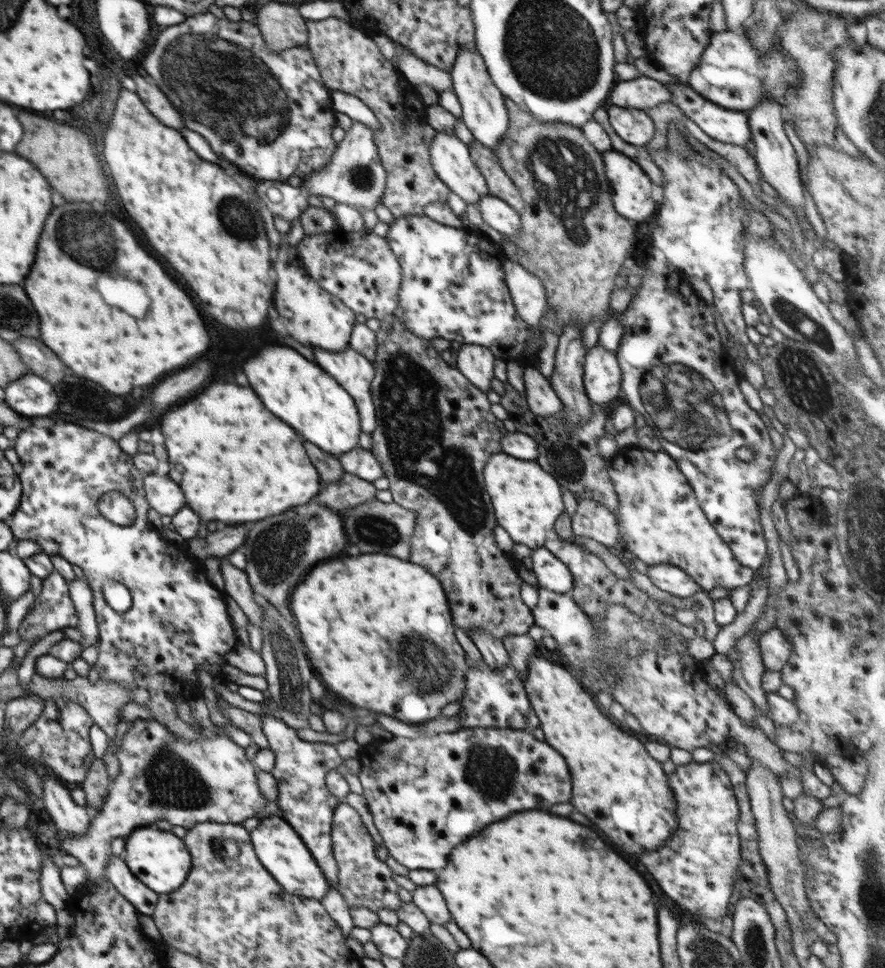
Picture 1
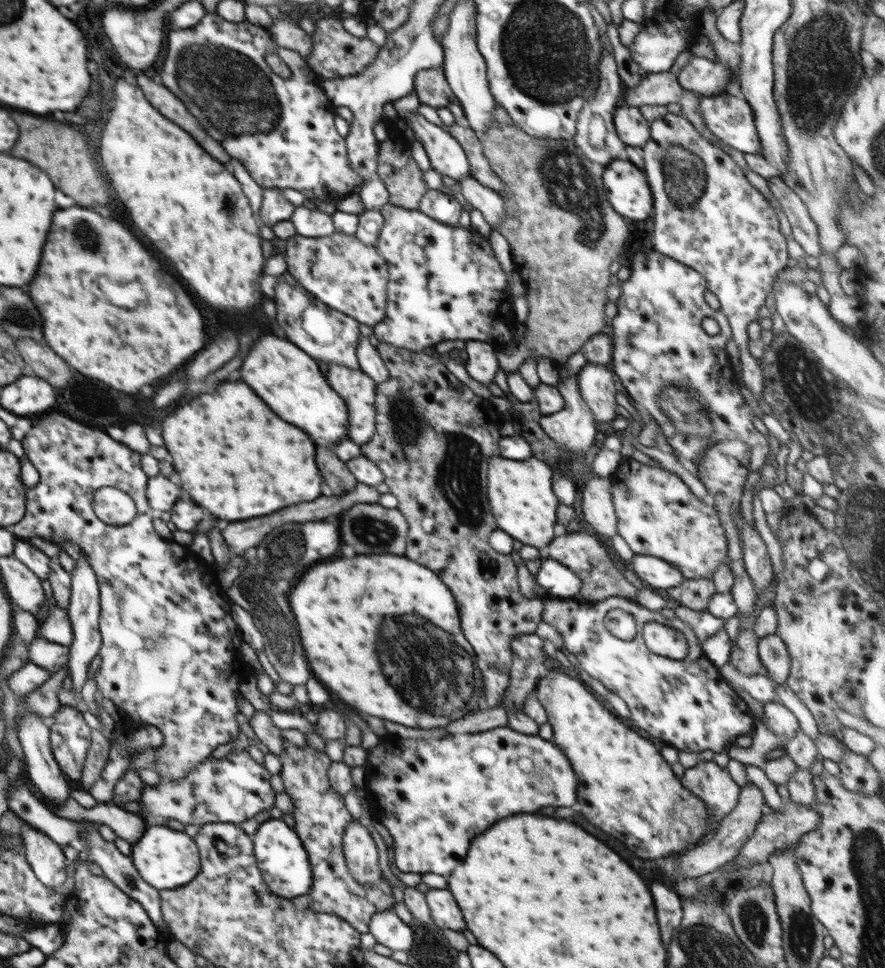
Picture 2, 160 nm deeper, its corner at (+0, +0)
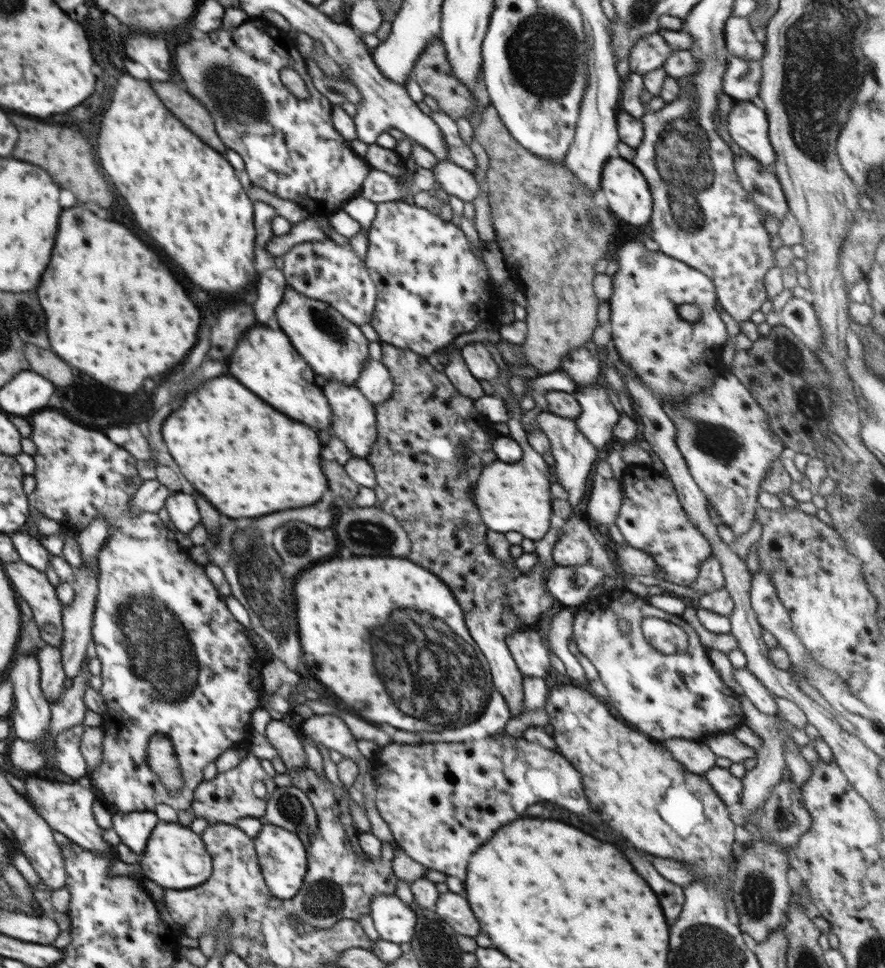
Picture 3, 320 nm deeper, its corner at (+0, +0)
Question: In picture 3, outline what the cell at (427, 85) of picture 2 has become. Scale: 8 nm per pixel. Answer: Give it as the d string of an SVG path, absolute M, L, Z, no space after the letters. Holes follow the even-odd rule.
M440 37L434 38L424 54L420 54L417 63L414 63L412 78L417 81L424 94L431 96L438 104L442 112L454 121L458 119L468 119L472 117L472 112L477 106L476 97L461 80L453 75L451 64L448 62L448 56L444 50L444 44Z

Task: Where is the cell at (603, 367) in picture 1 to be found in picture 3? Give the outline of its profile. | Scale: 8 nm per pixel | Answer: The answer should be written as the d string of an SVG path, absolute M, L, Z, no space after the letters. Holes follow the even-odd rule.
M600 380L578 386L573 395L581 406L581 413L575 418L577 429L597 451L604 450L610 445L614 425L622 414L610 403L606 387Z

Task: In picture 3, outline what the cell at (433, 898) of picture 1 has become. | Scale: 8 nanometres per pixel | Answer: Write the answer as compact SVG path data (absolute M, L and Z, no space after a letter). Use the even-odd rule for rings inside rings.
M454 890L440 894L434 912L445 923L445 926L452 927L457 935L465 935L473 939L480 935L478 920L464 895L458 894Z

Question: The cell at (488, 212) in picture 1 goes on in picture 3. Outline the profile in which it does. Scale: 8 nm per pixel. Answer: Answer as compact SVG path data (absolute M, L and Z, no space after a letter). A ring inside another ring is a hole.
M450 160L437 161L433 173L438 187L441 187L448 195L452 194L452 196L460 198L466 204L472 204L473 200L484 191L469 170Z

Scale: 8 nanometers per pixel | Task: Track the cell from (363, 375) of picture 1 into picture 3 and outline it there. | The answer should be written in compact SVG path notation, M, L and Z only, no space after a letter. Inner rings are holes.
M331 380L322 389L332 411L330 432L344 443L352 457L366 459L370 455L372 445L377 442L375 405L357 389L355 384L346 386Z

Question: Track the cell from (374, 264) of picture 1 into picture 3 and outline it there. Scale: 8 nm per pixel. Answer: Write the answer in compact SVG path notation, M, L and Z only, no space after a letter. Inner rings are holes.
M328 238L301 242L290 248L283 257L283 275L287 284L296 292L330 304L358 326L371 322L378 296L376 285L370 278L365 261L362 261L351 248L336 244Z

